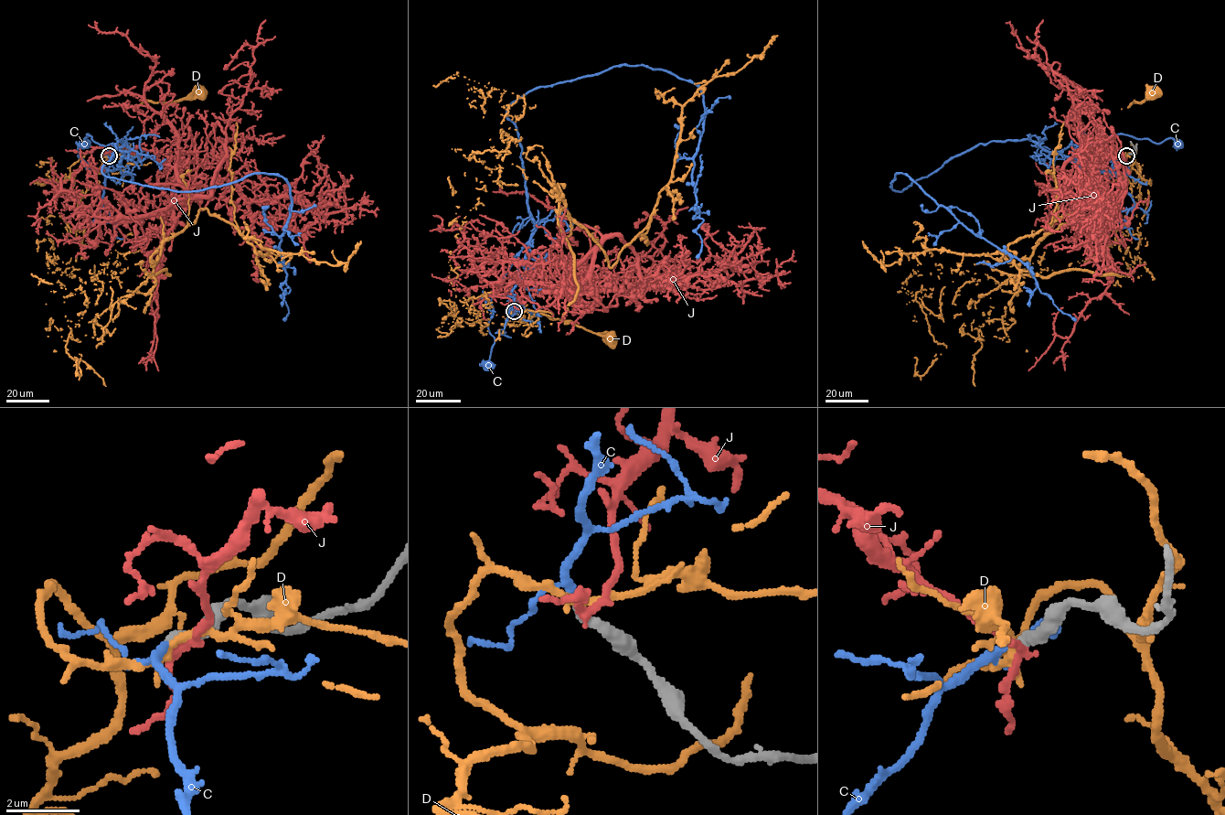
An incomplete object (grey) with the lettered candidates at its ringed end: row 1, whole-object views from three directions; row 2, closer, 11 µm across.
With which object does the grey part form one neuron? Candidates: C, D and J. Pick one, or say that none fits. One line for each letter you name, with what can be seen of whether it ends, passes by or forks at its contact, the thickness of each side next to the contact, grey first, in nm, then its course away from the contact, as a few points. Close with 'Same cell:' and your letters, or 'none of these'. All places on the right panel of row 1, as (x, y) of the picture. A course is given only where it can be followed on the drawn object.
C: it passes by; 280 nm thick on the grey side, 170 nm on the other; it runs (1126, 155), (1110, 171), (1099, 171), (1060, 153), (1070, 144), (1092, 144), (1123, 134), (1179, 143)
Same cell: C

